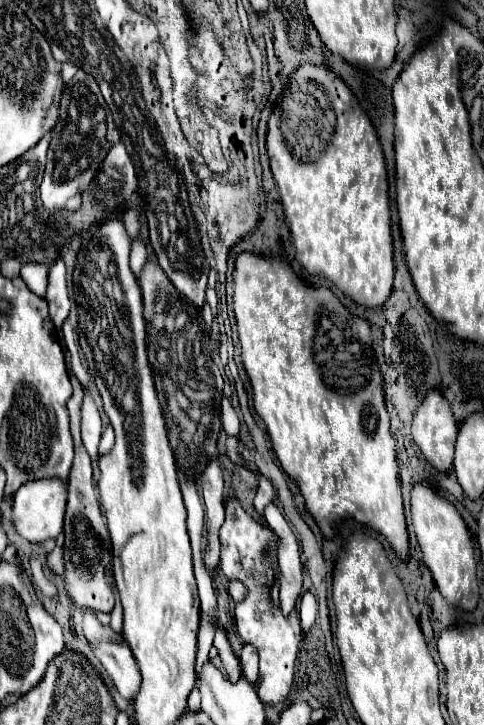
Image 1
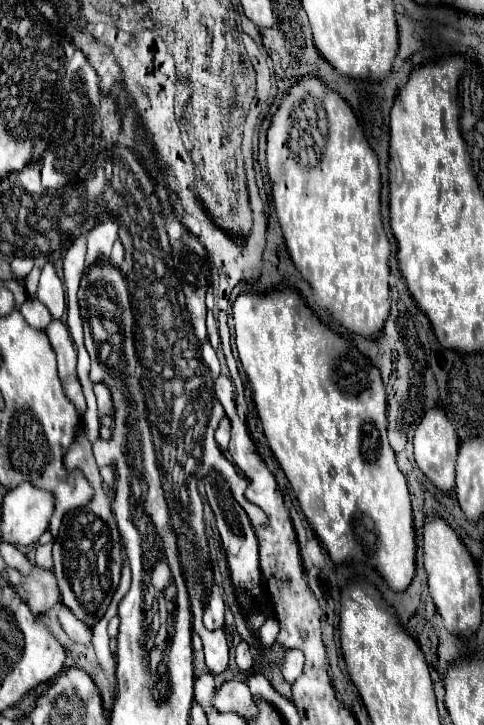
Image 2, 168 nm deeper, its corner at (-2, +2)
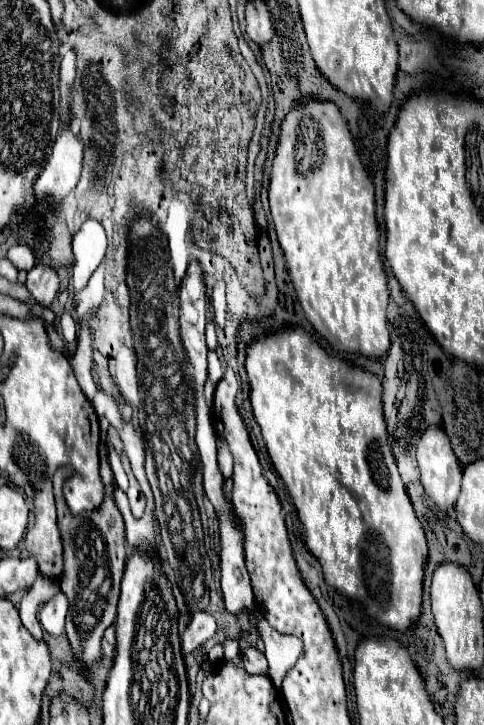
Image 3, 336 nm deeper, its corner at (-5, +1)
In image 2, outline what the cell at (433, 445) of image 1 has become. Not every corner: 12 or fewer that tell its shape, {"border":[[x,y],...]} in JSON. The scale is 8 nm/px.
{"border":[[442,409],[426,413],[414,433],[420,471],[450,493],[458,435]]}

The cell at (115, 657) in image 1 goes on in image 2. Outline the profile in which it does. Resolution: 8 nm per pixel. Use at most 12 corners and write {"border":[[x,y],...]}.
{"border":[[66,607],[58,621],[66,635],[82,645],[92,643],[92,629],[86,629]]}

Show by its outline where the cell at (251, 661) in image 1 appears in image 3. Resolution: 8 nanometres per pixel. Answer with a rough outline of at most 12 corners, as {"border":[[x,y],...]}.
{"border":[[253,646],[243,650],[243,666],[249,674],[267,674],[263,652]]}

